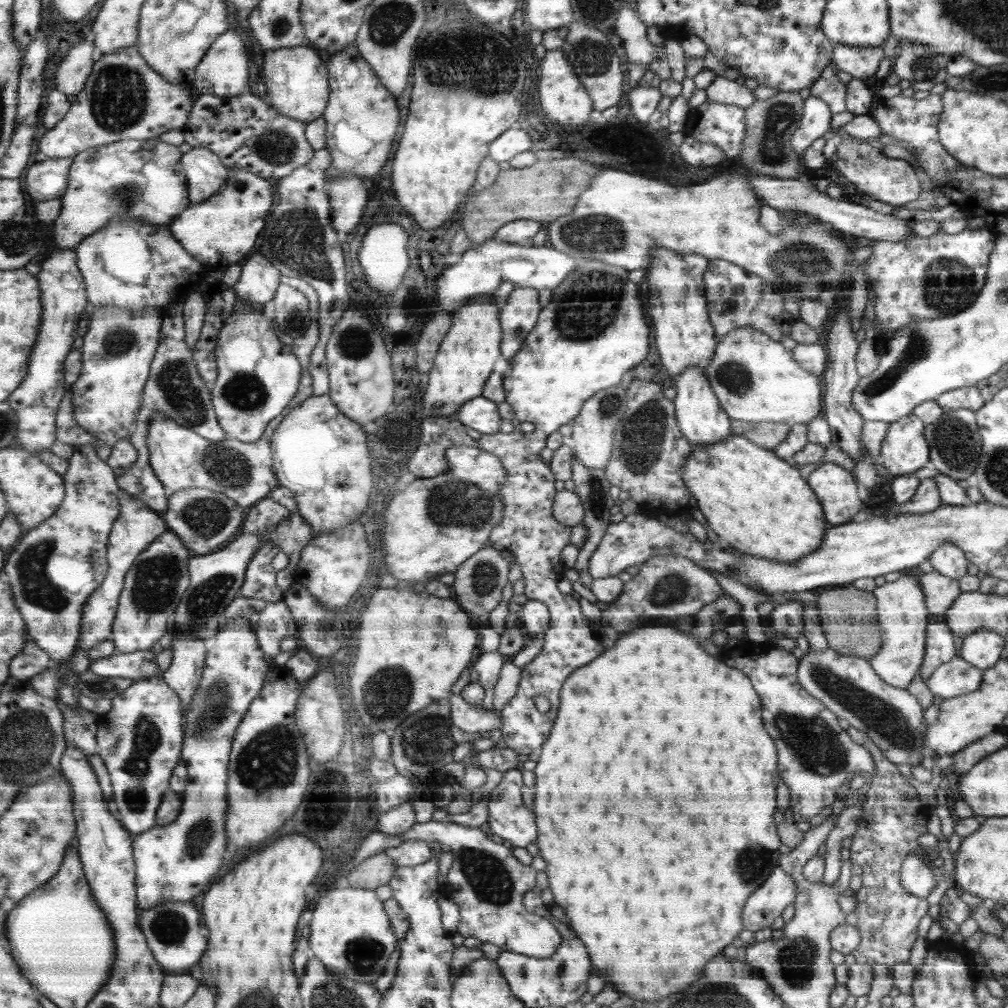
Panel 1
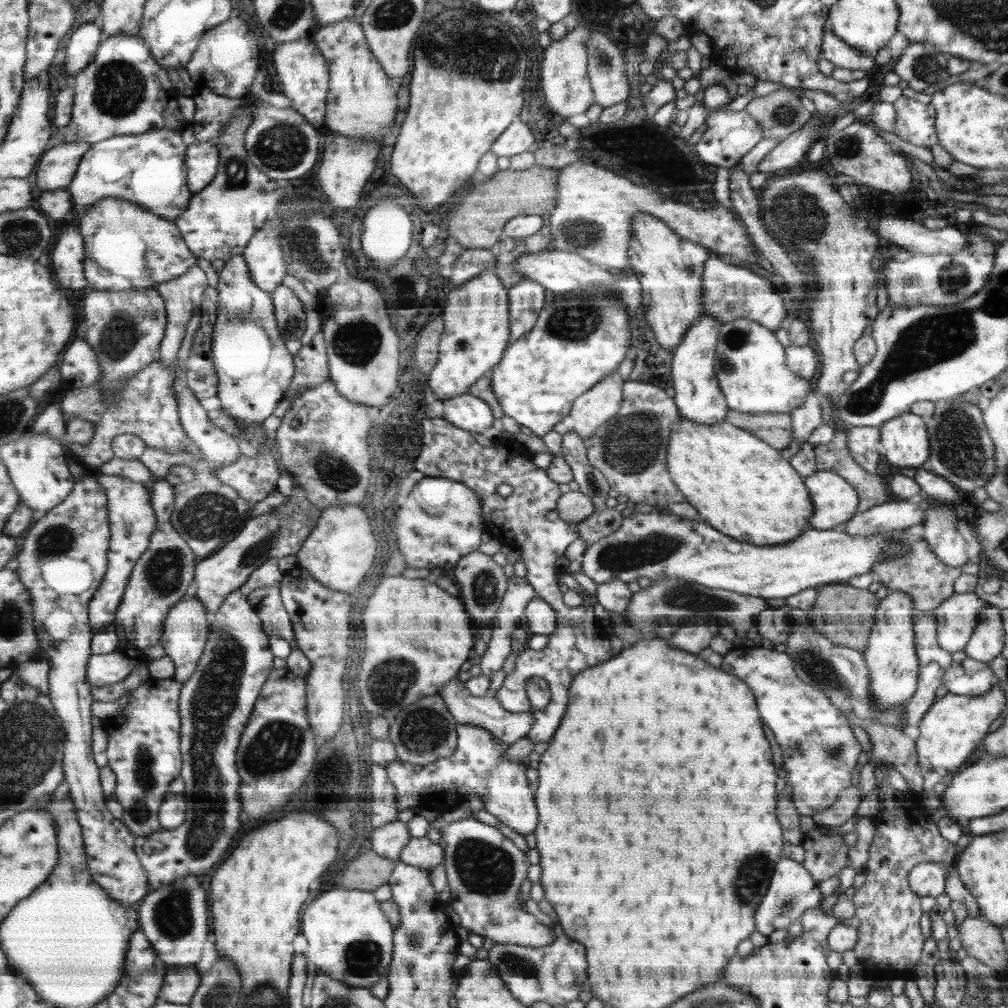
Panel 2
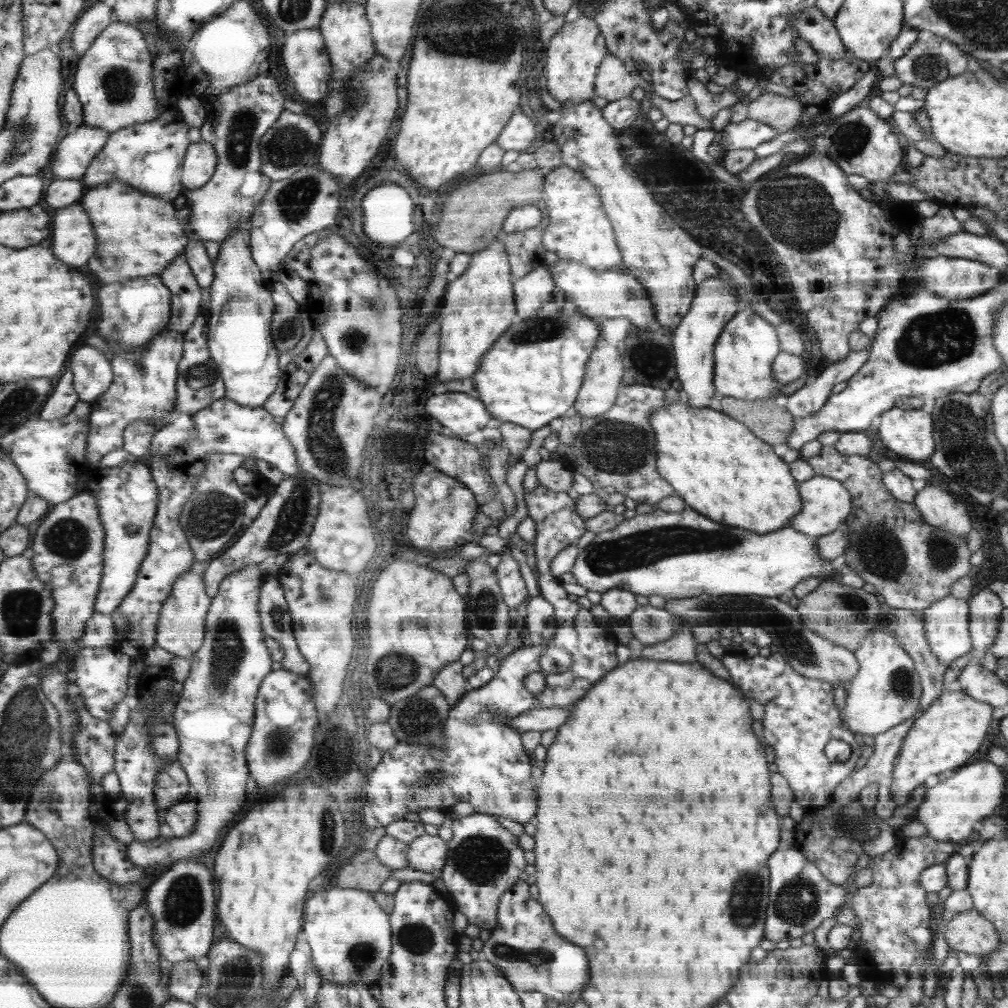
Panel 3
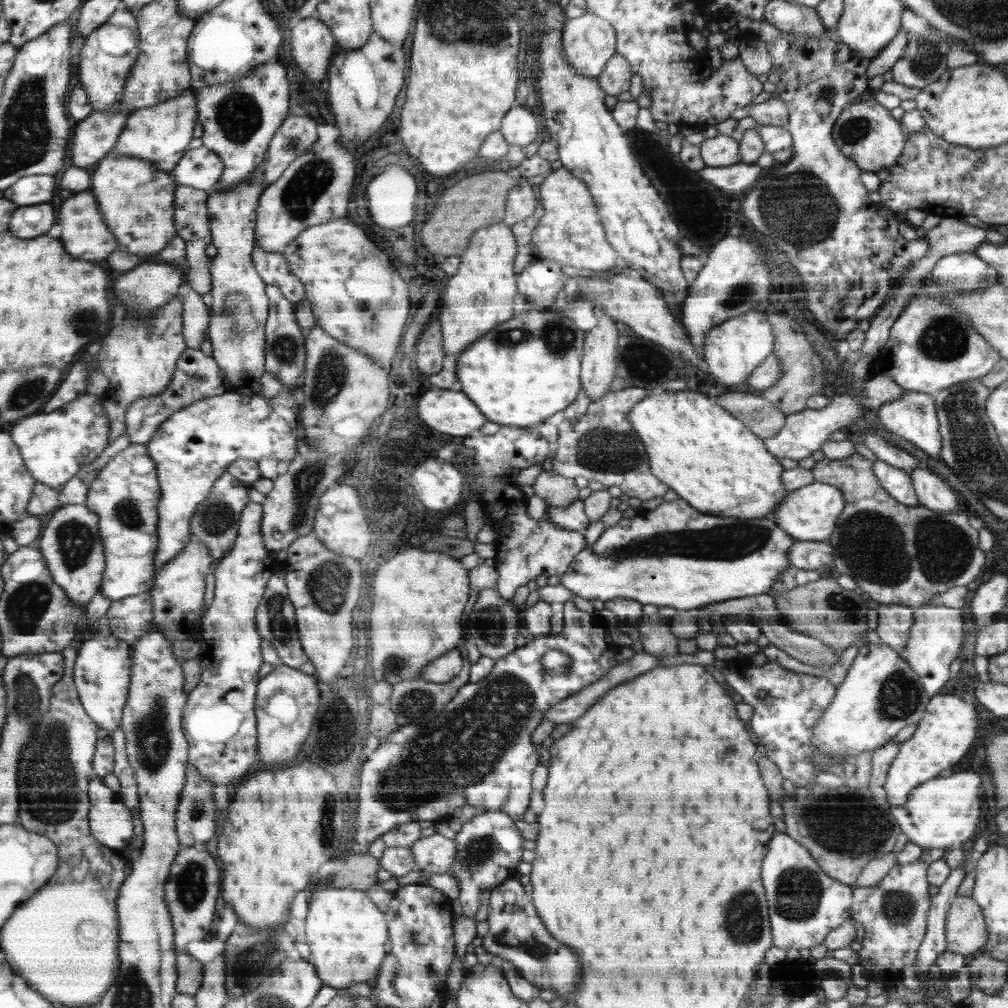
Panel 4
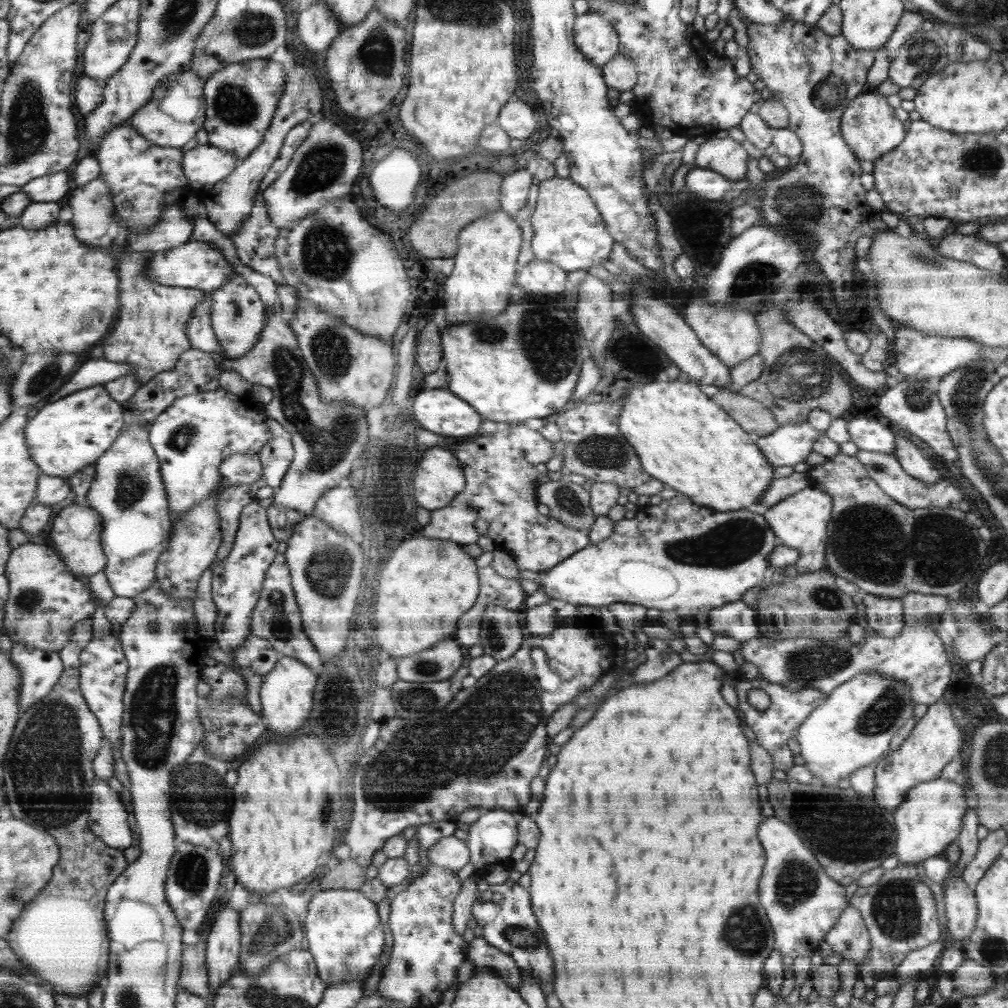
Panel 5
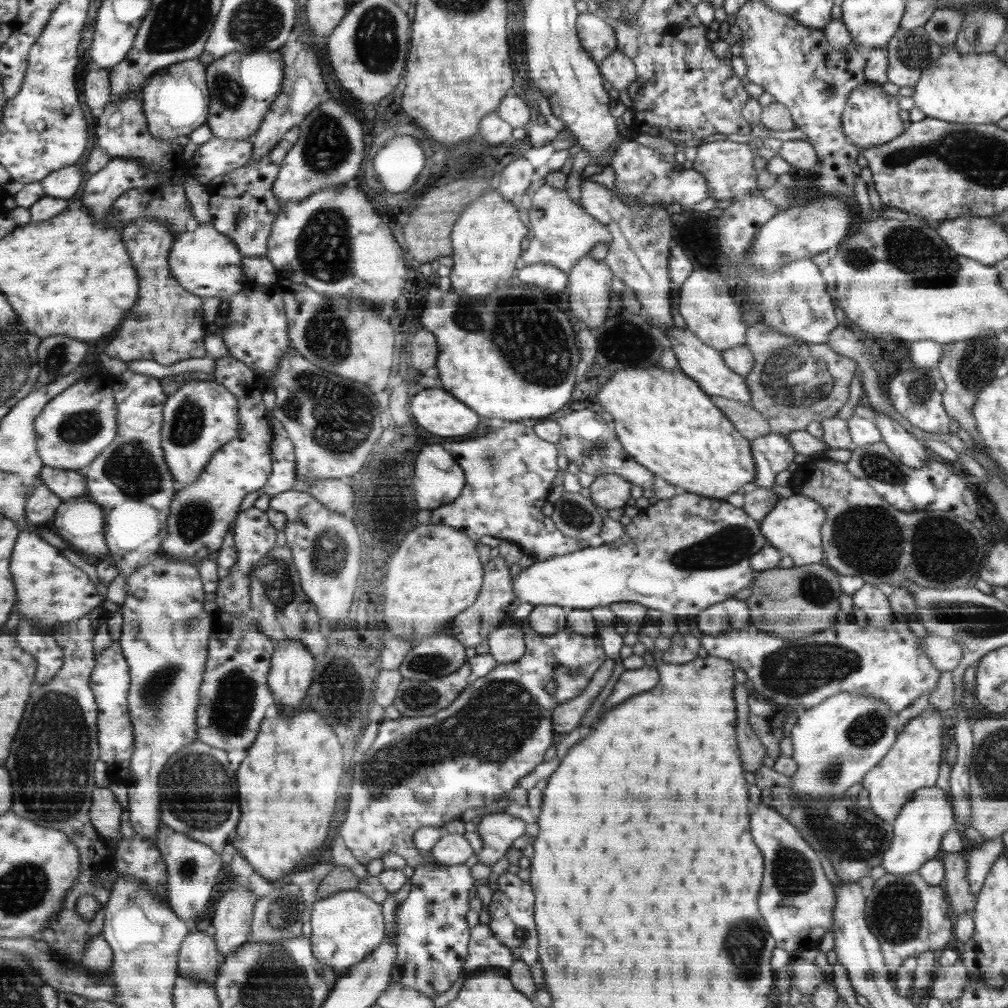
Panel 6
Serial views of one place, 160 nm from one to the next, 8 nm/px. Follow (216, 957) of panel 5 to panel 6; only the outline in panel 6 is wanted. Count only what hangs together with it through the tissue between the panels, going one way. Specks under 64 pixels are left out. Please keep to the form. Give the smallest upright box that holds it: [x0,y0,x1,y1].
[212,887,259,960]

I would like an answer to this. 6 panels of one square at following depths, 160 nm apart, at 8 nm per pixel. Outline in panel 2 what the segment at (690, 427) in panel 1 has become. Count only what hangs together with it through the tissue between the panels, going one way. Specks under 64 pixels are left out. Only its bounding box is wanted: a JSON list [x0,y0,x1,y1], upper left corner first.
[673,316,729,424]

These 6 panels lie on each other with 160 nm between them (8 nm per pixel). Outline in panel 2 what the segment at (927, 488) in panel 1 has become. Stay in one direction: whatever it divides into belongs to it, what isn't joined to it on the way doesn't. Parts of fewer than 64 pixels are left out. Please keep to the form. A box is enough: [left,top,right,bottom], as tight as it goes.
[844,498,927,535]

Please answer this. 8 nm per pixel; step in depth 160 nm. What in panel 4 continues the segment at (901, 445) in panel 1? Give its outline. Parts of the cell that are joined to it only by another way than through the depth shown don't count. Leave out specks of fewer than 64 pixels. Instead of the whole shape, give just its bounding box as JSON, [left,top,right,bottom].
[876,390,942,456]

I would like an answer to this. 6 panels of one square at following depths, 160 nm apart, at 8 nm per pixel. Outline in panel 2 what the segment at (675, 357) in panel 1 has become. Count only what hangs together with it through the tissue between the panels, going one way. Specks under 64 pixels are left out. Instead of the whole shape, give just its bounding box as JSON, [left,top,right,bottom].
[628,212,708,356]

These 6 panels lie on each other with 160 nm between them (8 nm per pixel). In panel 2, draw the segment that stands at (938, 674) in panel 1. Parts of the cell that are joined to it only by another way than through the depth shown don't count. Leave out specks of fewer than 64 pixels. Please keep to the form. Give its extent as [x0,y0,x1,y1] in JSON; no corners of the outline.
[942,658,994,695]

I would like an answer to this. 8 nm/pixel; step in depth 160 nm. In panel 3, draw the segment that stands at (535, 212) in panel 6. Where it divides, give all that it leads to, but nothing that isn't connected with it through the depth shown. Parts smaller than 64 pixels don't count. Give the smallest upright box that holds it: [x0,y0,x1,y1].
[541,165,623,270]

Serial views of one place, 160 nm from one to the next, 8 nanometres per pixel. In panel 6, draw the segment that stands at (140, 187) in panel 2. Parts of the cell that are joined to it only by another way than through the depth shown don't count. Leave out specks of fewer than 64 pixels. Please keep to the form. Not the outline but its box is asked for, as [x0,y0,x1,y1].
[142,58,210,139]

